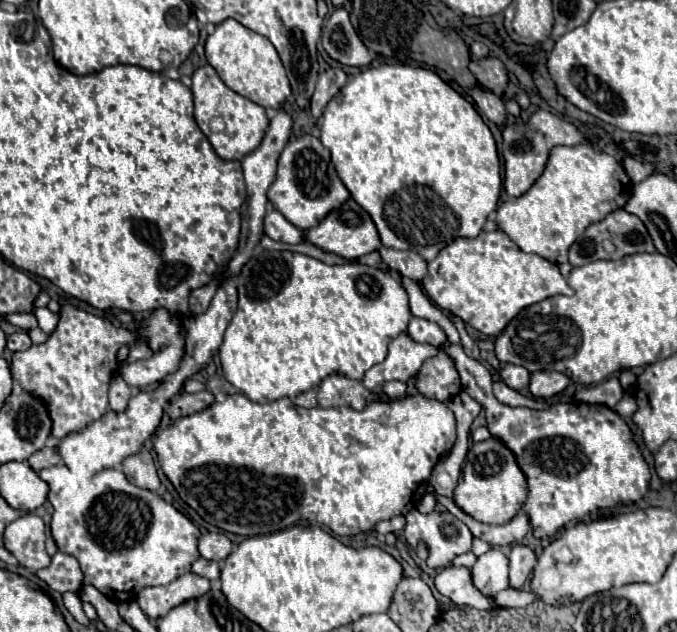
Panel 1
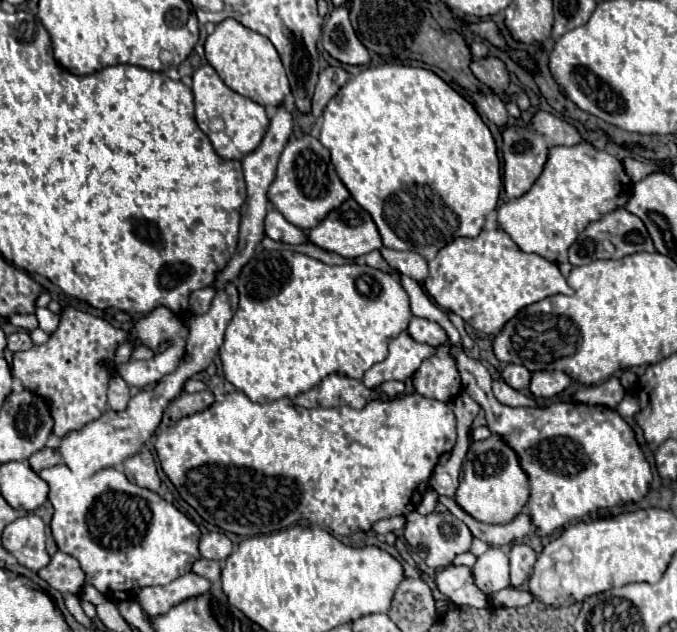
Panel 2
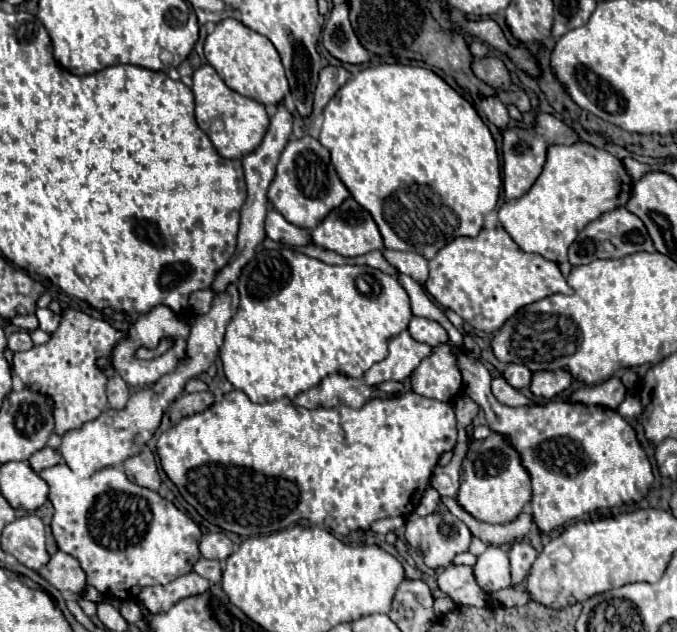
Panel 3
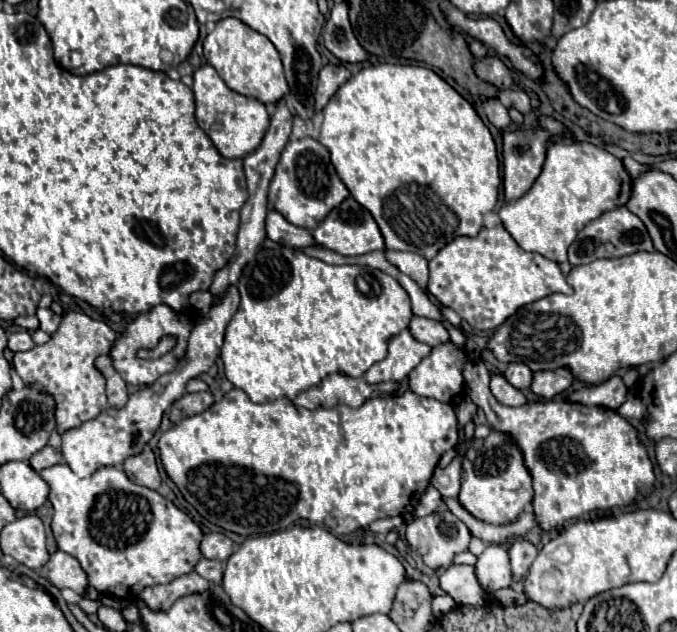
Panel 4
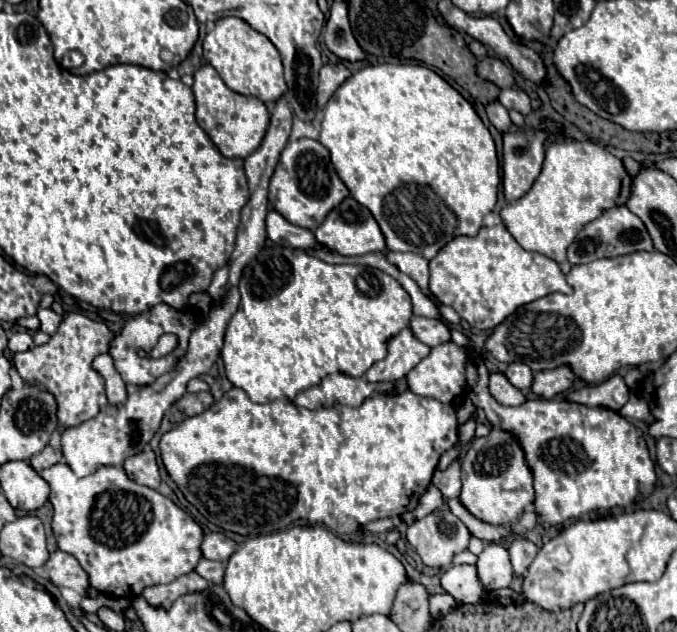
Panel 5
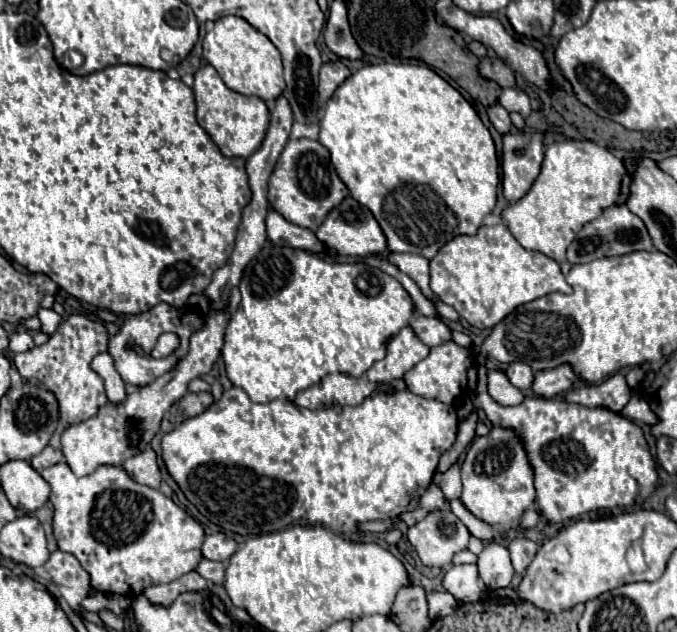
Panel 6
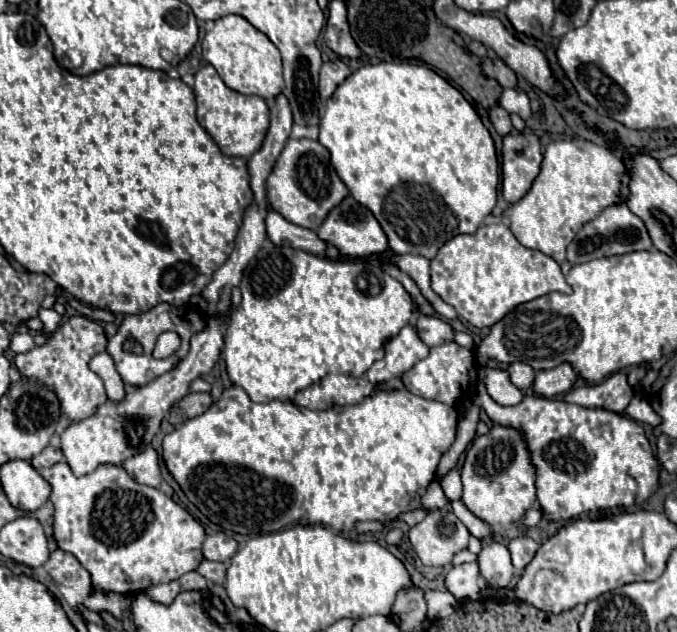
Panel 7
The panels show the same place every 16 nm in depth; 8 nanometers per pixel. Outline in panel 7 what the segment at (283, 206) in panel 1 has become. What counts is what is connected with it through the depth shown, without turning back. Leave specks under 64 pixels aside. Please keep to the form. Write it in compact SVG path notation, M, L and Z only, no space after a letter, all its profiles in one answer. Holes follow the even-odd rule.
M300 138L300 140L288 140L284 150L280 152L268 180L266 180L266 198L270 206L282 214L292 224L318 230L328 212L340 204L348 196L346 184L338 178L332 162L330 152L314 140Z

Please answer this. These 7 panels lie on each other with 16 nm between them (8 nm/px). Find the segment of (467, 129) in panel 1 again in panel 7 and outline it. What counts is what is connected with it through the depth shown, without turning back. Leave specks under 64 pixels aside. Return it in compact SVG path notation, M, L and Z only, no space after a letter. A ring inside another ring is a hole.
M380 62L380 64L368 64L358 68L354 74L350 74L338 88L336 92L326 100L326 110L320 122L320 144L328 148L332 156L332 164L340 176L340 180L348 186L350 194L364 204L380 222L384 228L390 248L396 254L416 254L424 258L434 258L436 252L444 242L448 242L456 234L474 234L480 222L494 210L496 198L498 198L498 160L496 160L496 150L490 132L482 124L480 116L476 110L470 106L470 102L442 76L438 76L434 70L428 66L420 64L392 64L392 62Z

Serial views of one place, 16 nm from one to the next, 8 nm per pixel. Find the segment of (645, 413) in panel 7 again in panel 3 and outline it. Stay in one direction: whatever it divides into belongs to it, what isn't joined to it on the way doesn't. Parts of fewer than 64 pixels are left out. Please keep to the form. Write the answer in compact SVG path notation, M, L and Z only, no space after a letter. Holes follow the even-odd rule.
M628 394L626 396L626 400L620 404L620 408L618 408L618 414L626 419L635 419L640 416L640 414L644 414L644 406L642 406L642 402L636 398L636 396L632 396L632 394Z

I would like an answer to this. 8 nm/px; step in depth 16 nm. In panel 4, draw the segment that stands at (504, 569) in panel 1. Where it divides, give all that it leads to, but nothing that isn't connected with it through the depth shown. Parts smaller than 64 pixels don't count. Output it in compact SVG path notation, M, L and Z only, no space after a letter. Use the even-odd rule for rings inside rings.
M500 544L486 546L486 550L478 556L476 576L480 580L480 586L488 594L500 588L508 588L512 584L512 568L508 552Z

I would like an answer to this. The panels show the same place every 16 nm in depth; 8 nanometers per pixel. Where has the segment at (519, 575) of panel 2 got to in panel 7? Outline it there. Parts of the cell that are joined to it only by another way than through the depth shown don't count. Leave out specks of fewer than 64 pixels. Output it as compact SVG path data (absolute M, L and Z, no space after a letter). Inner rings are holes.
M516 536L510 540L508 548L512 554L512 564L514 564L516 572L520 574L526 568L526 564L532 560L532 556L536 554L538 542L534 542L530 536Z

